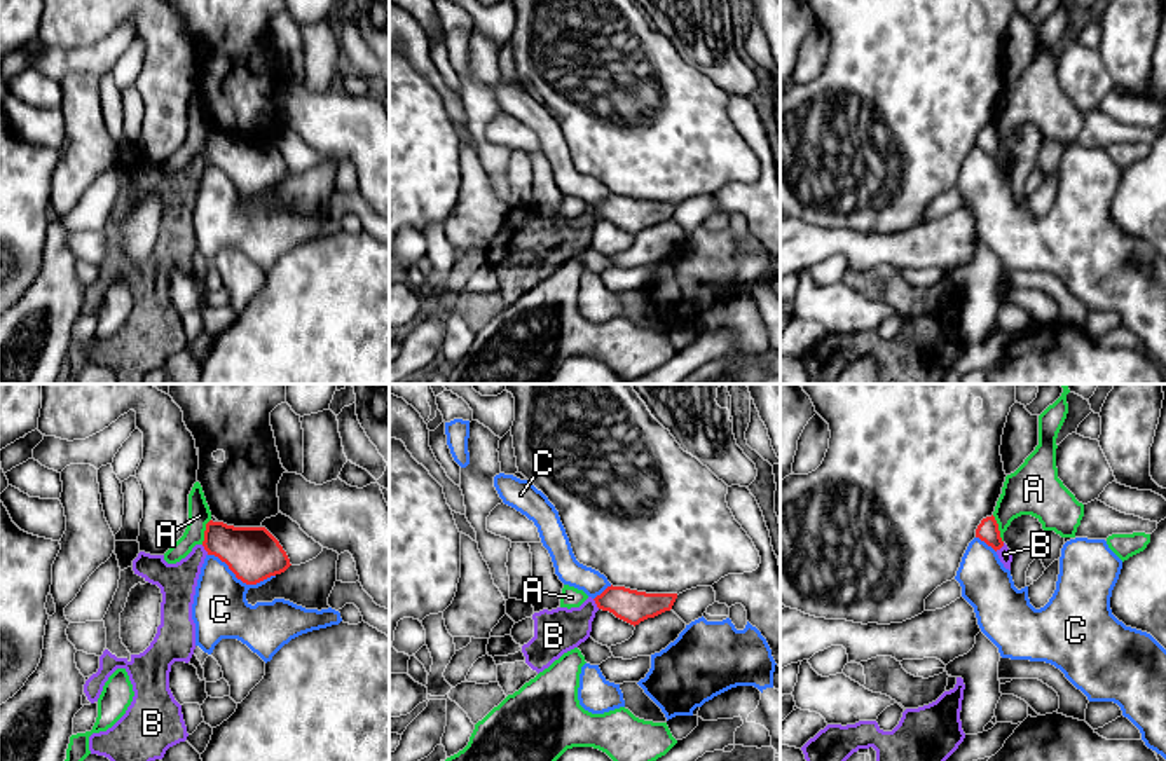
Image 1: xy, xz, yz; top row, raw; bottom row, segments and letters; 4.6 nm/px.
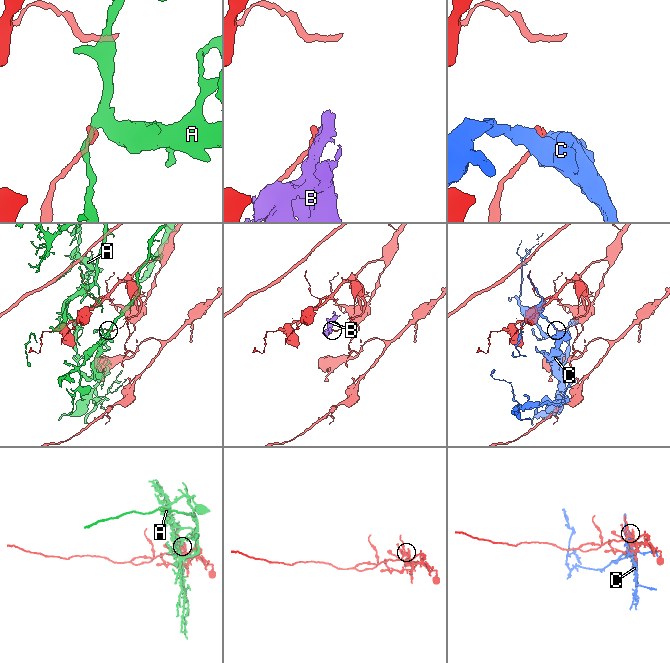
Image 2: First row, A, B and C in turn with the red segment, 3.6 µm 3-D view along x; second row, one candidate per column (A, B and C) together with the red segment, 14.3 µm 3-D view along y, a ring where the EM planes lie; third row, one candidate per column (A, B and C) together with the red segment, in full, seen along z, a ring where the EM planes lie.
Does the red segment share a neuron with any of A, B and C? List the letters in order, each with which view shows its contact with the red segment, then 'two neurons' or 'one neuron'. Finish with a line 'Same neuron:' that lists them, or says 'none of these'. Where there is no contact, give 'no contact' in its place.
A: yz | two neurons
B: xy | two neurons
C: xy | two neurons
Same neuron: none of these

